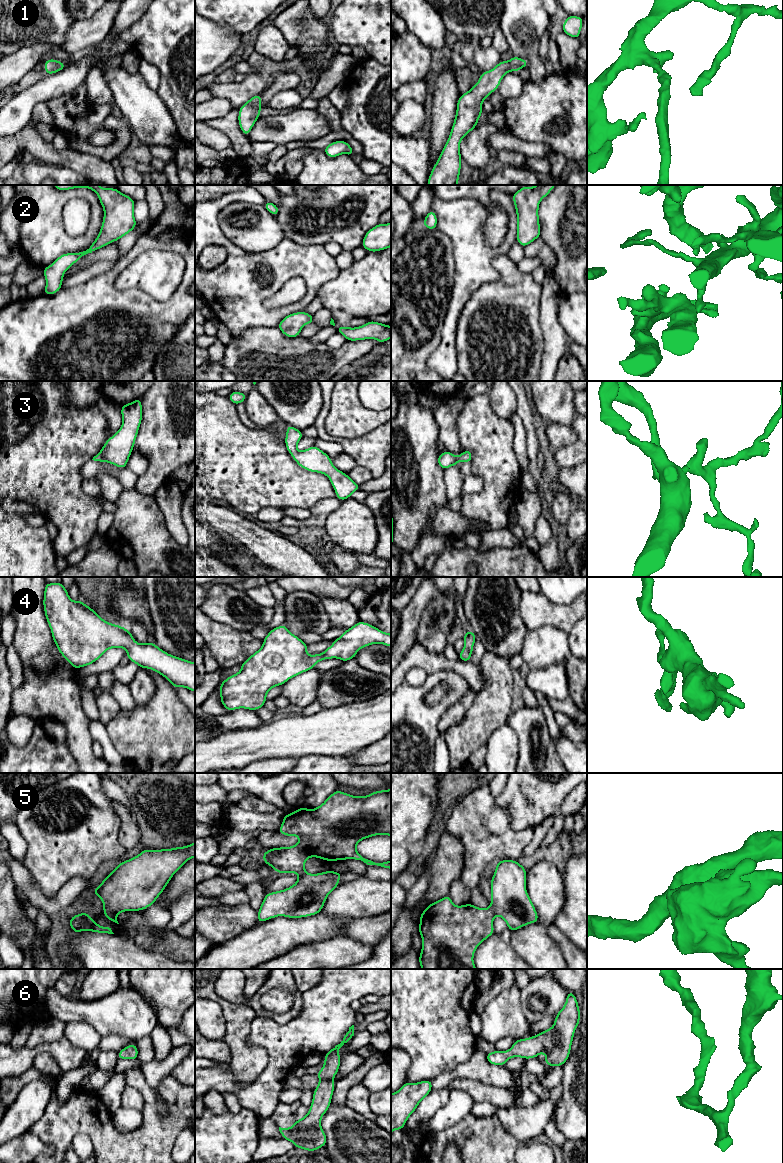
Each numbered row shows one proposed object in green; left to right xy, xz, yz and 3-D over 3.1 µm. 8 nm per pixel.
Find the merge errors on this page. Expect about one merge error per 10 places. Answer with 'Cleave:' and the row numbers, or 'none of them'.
Cleave: 5

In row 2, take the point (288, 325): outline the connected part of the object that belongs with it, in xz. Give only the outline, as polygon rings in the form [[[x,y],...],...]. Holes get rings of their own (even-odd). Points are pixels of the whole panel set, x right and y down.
[[[300,311],[284,317],[277,327],[286,337],[295,338],[300,336],[302,328],[309,323],[314,323],[313,315]]]

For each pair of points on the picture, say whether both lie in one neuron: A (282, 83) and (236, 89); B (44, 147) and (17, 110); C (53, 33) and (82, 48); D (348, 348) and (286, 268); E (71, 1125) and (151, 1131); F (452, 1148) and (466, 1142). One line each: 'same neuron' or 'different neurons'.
A: different neurons
B: different neurons
C: different neurons
D: different neurons
E: same neuron
F: different neurons

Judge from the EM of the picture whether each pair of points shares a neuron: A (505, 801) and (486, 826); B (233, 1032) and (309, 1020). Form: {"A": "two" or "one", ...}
{"A": "two", "B": "two"}

